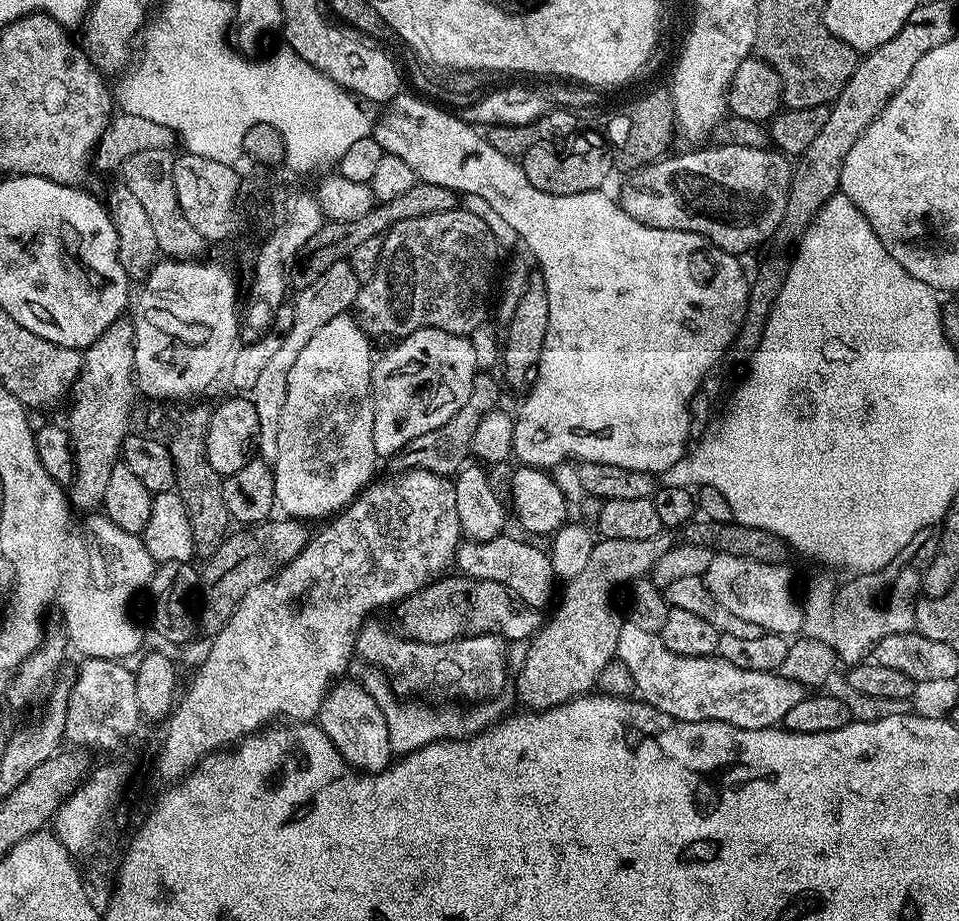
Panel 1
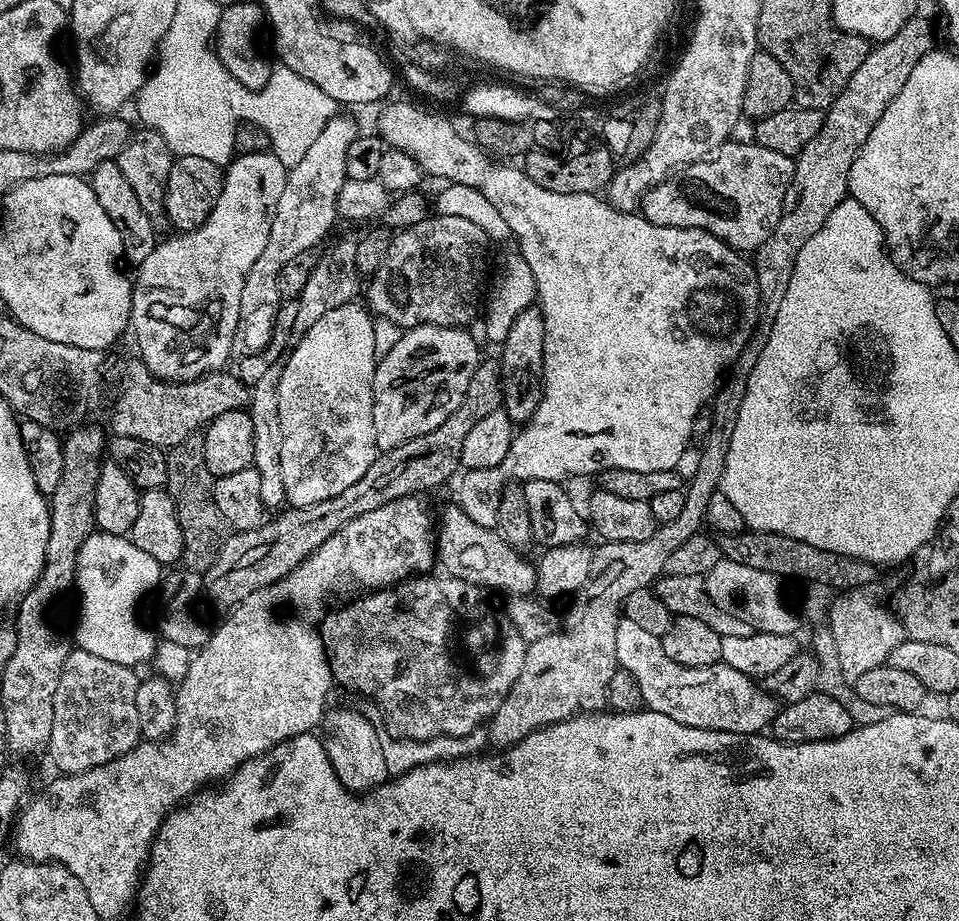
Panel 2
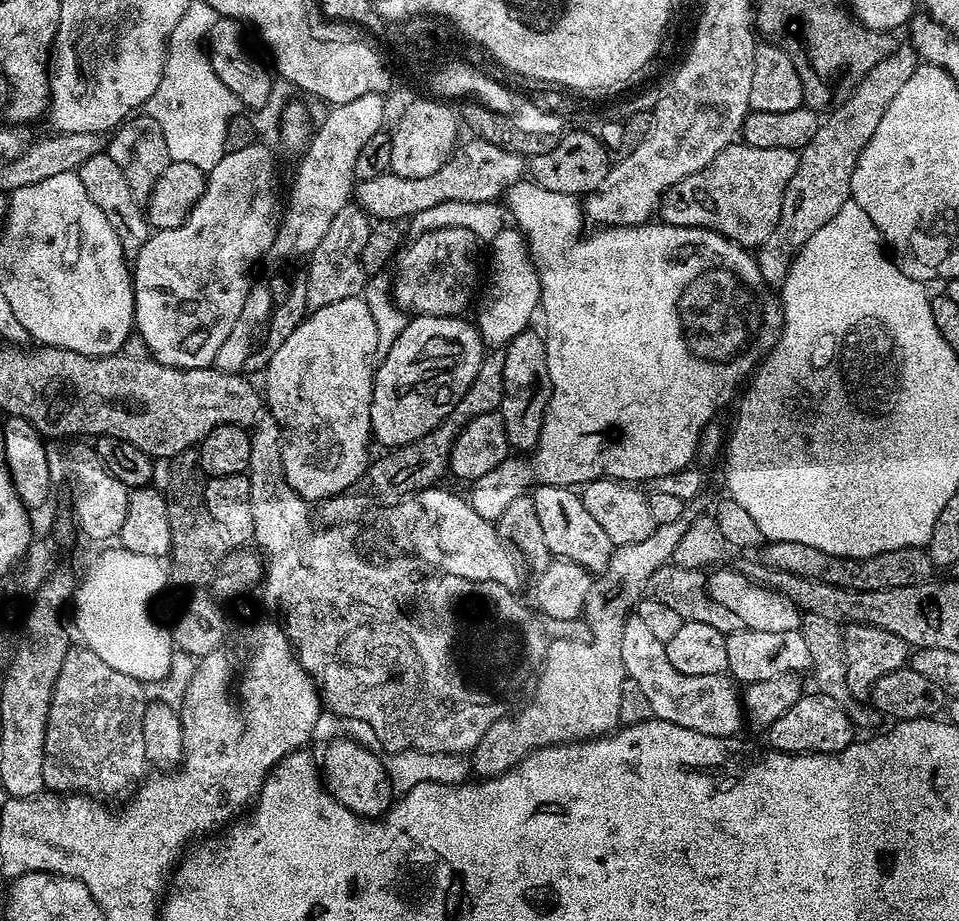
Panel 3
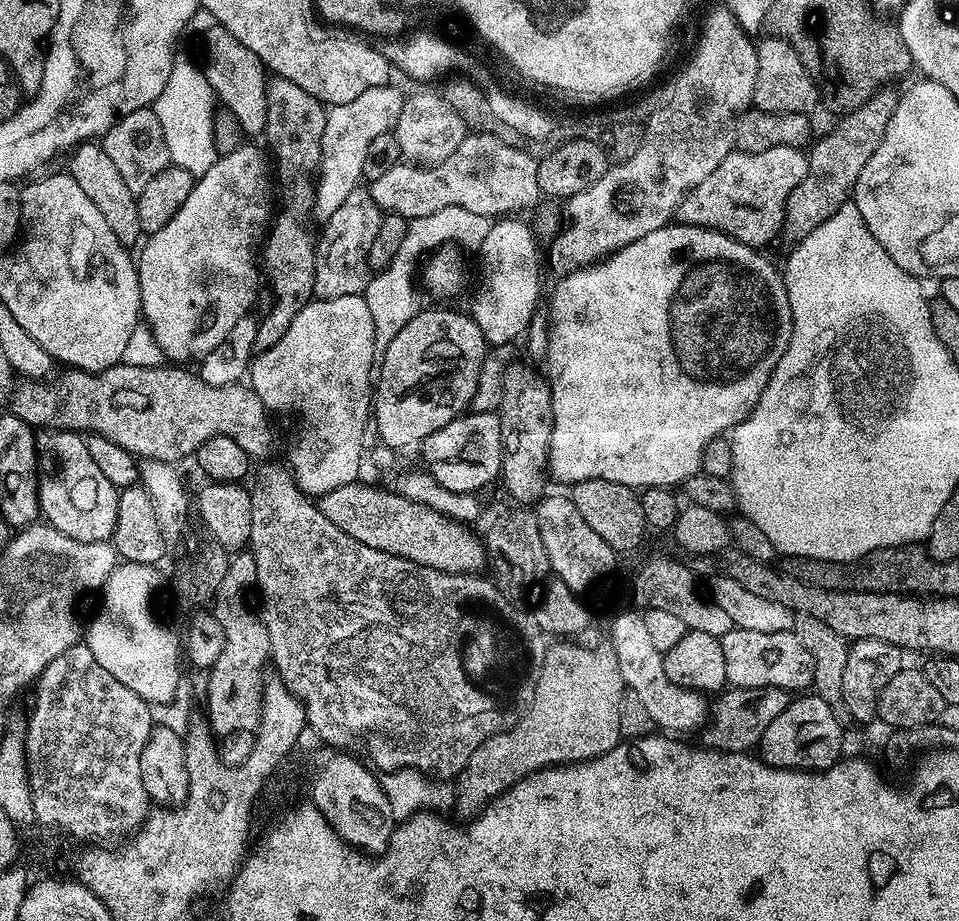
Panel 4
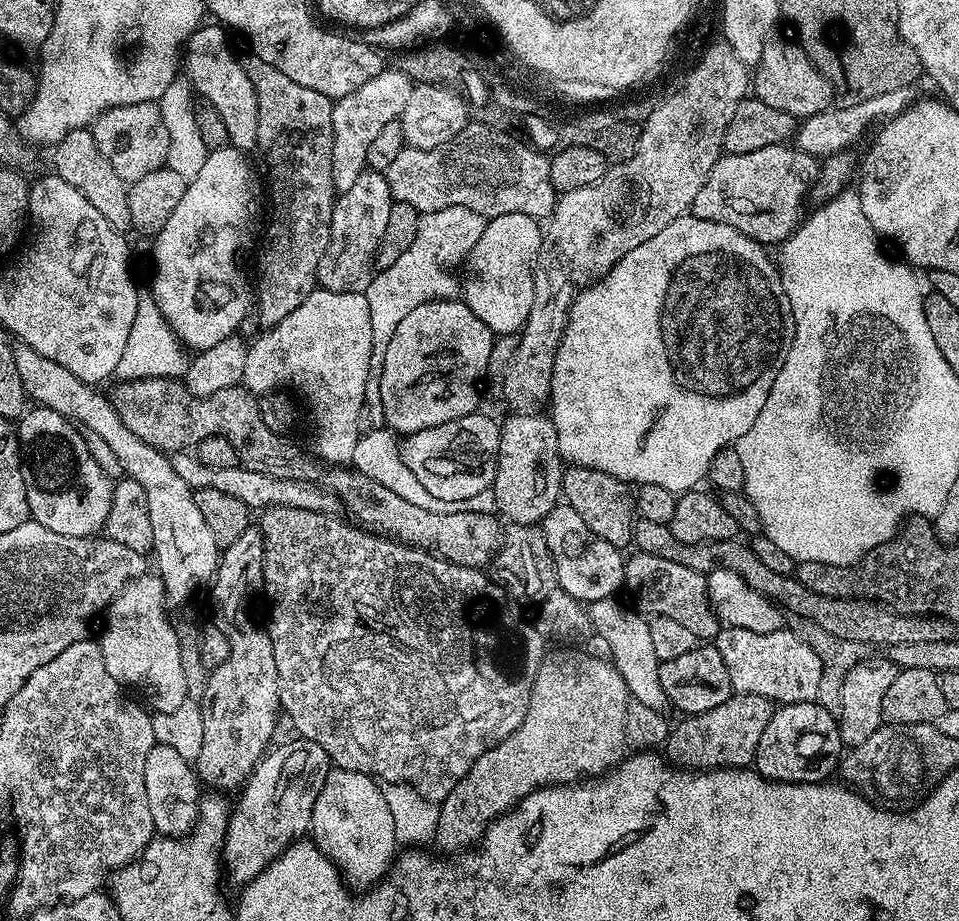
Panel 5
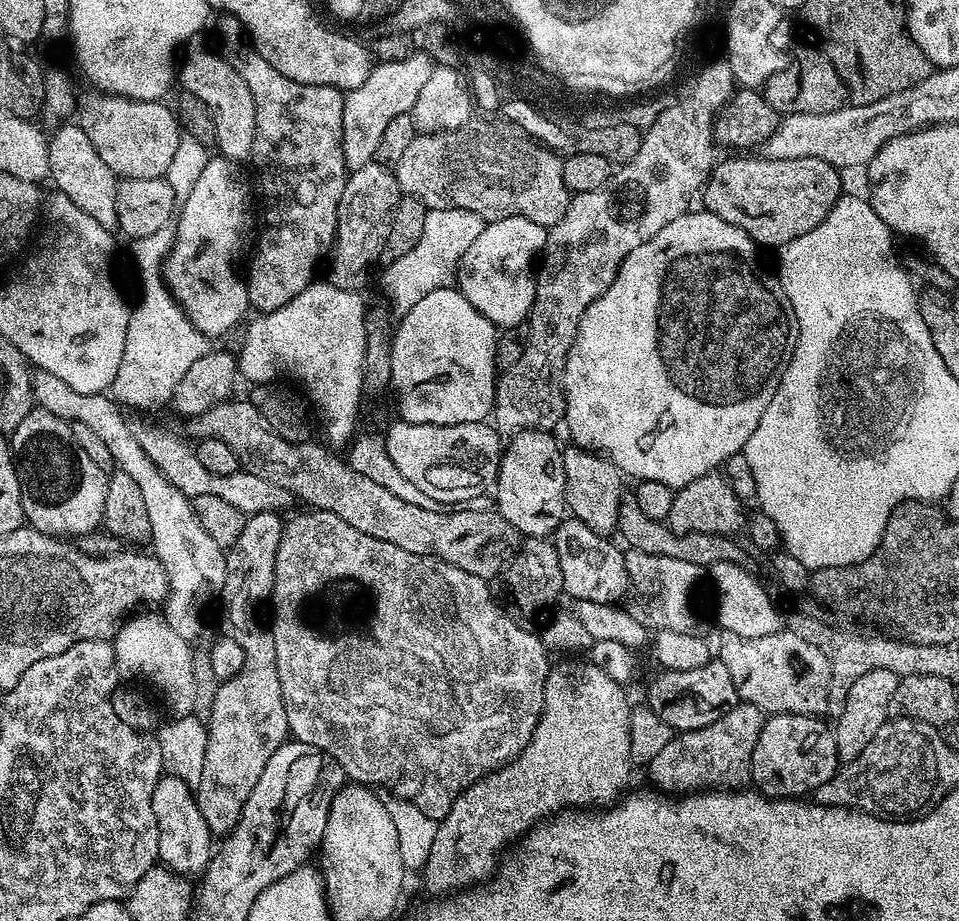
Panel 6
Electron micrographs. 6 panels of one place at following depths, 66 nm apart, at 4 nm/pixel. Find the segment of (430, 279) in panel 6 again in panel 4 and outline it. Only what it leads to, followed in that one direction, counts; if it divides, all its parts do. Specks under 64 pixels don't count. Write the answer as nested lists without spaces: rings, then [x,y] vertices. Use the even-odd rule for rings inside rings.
[[[446,206],[446,210],[437,210],[434,214],[426,214],[426,218],[414,218],[408,221],[406,238],[398,245],[398,254],[390,258],[390,266],[379,269],[369,279],[366,290],[362,293],[366,306],[370,306],[370,318],[374,318],[374,362],[373,369],[379,370],[386,358],[386,346],[394,342],[398,330],[410,322],[422,311],[420,304],[421,289],[412,285],[412,279],[417,279],[422,258],[443,244],[478,246],[490,234],[493,221],[482,214],[470,214],[470,210],[462,210],[462,206]]]

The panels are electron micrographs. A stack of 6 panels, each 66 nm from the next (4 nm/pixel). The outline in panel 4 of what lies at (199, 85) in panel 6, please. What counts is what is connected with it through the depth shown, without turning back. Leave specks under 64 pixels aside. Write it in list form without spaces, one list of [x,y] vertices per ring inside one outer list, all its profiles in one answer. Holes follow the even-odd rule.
[[[213,23],[212,27],[203,33],[203,36],[202,67],[204,76],[216,94],[217,101],[230,114],[234,114],[245,137],[259,137],[266,126],[268,80],[264,63],[250,50],[246,50],[246,46],[242,46],[242,42],[238,42],[238,38],[234,38],[234,34],[230,34],[230,30],[226,30],[221,24]]]

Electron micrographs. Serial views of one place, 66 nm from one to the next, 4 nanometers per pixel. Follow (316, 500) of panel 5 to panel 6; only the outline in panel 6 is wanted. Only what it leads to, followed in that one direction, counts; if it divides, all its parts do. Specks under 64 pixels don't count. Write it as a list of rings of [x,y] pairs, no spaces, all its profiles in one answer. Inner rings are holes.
[[[136,424],[132,429],[134,438],[138,438],[138,446],[158,466],[158,470],[166,479],[178,486],[182,494],[188,497],[194,497],[198,494],[209,494],[216,498],[225,499],[230,506],[235,506],[242,510],[245,516],[254,513],[284,512],[292,504],[295,505],[296,499],[292,492],[282,490],[280,486],[269,482],[266,478],[261,478],[256,474],[250,474],[244,469],[235,471],[234,474],[213,474],[212,471],[206,470],[202,462],[198,462],[198,454],[195,447],[187,439],[179,440],[172,432],[167,432],[164,428],[158,428],[154,424]]]

